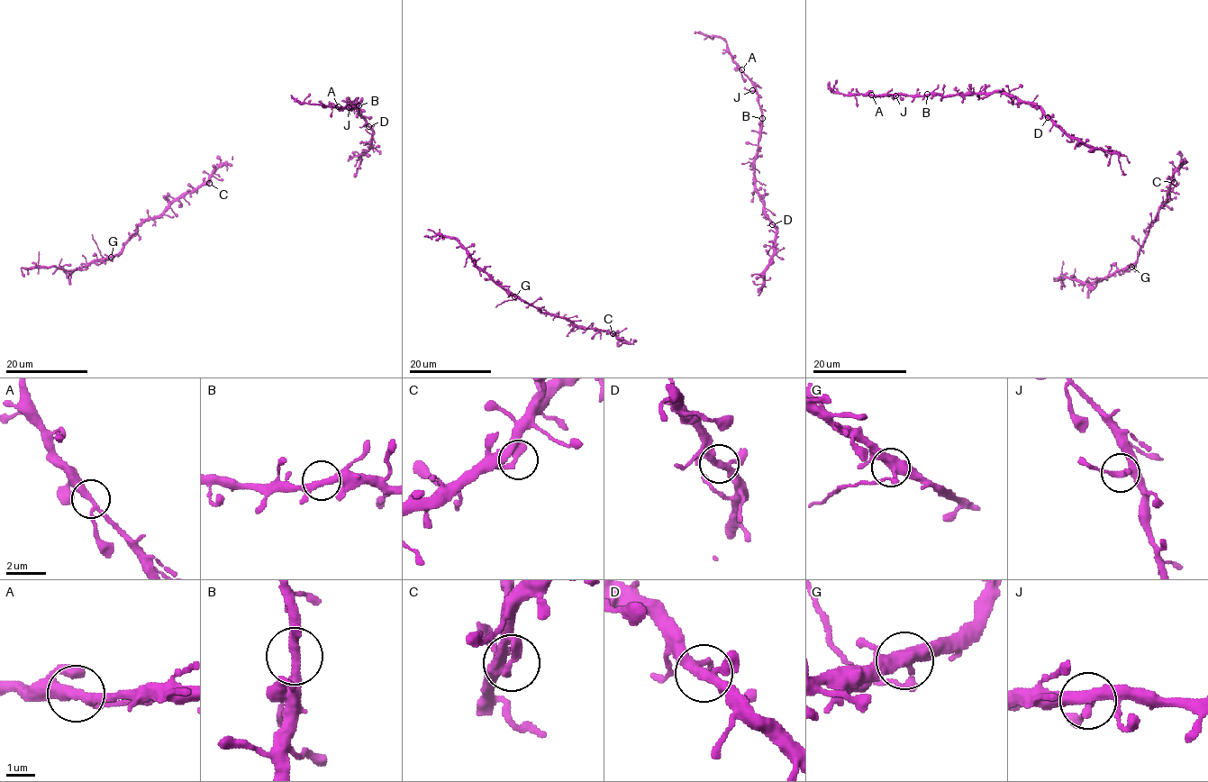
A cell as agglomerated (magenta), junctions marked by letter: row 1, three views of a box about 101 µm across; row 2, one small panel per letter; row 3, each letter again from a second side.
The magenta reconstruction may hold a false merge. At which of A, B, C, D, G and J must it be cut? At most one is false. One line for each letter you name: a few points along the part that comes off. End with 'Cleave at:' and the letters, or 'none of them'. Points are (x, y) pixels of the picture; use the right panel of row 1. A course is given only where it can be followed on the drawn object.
Cleave at: none of them

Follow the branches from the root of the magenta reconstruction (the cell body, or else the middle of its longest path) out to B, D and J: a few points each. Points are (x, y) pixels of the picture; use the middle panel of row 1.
B: (758, 295), (773, 252), (776, 235), (776, 226), (766, 215), (763, 199), (755, 183), (755, 156), (762, 118)
D: (758, 295), (773, 252), (776, 227), (772, 224)
J: (758, 295), (773, 252), (776, 226), (766, 215), (755, 183), (762, 109), (758, 94), (752, 90)

